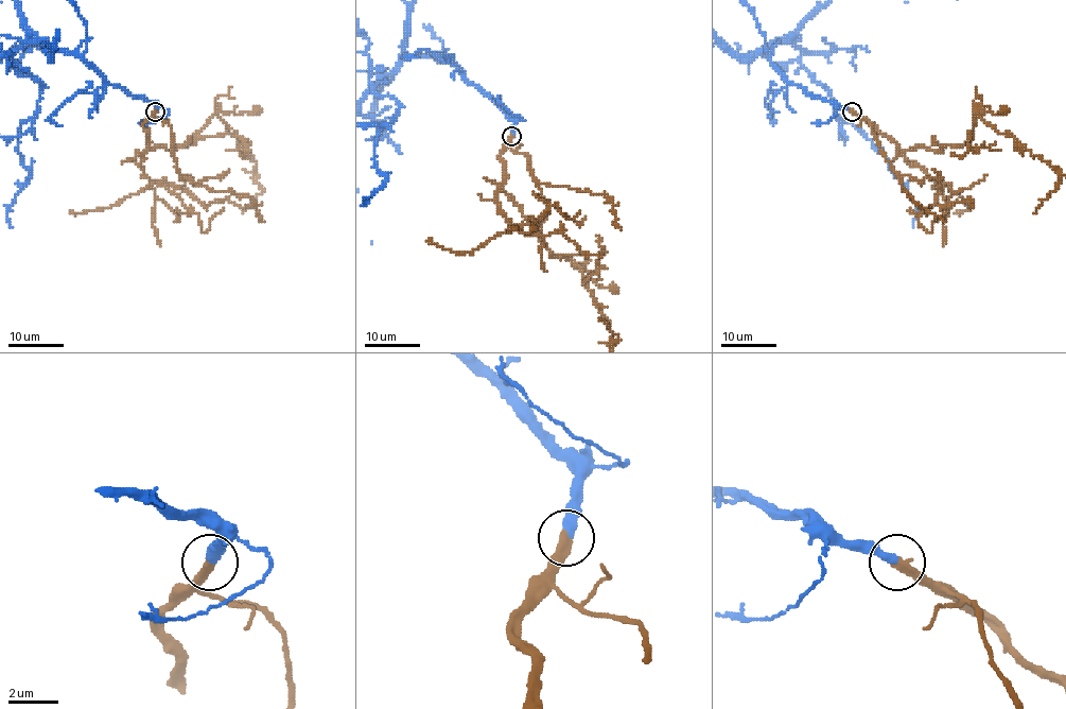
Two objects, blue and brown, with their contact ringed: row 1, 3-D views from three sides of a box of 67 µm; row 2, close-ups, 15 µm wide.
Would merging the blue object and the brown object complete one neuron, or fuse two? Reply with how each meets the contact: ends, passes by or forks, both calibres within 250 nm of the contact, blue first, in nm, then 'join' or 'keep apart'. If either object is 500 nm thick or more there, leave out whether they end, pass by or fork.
blue ends | brown ends | 340/400 nm | join

